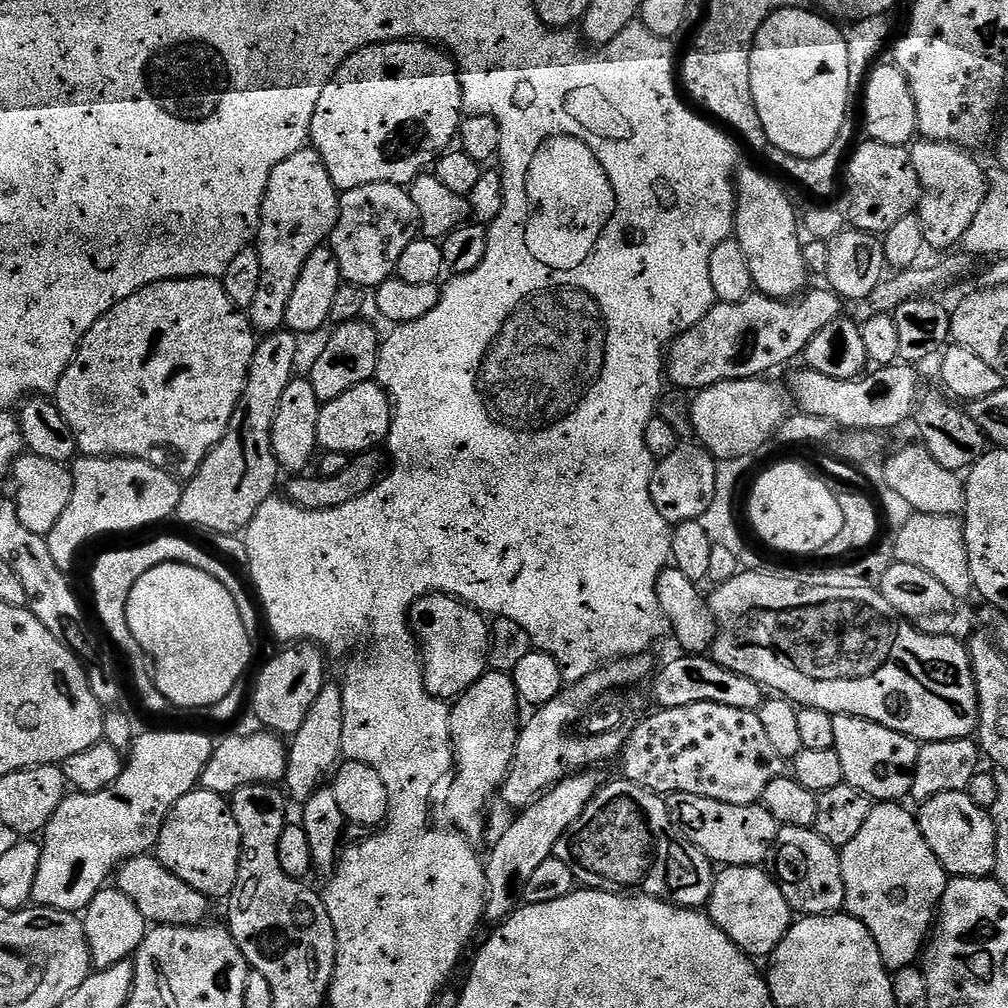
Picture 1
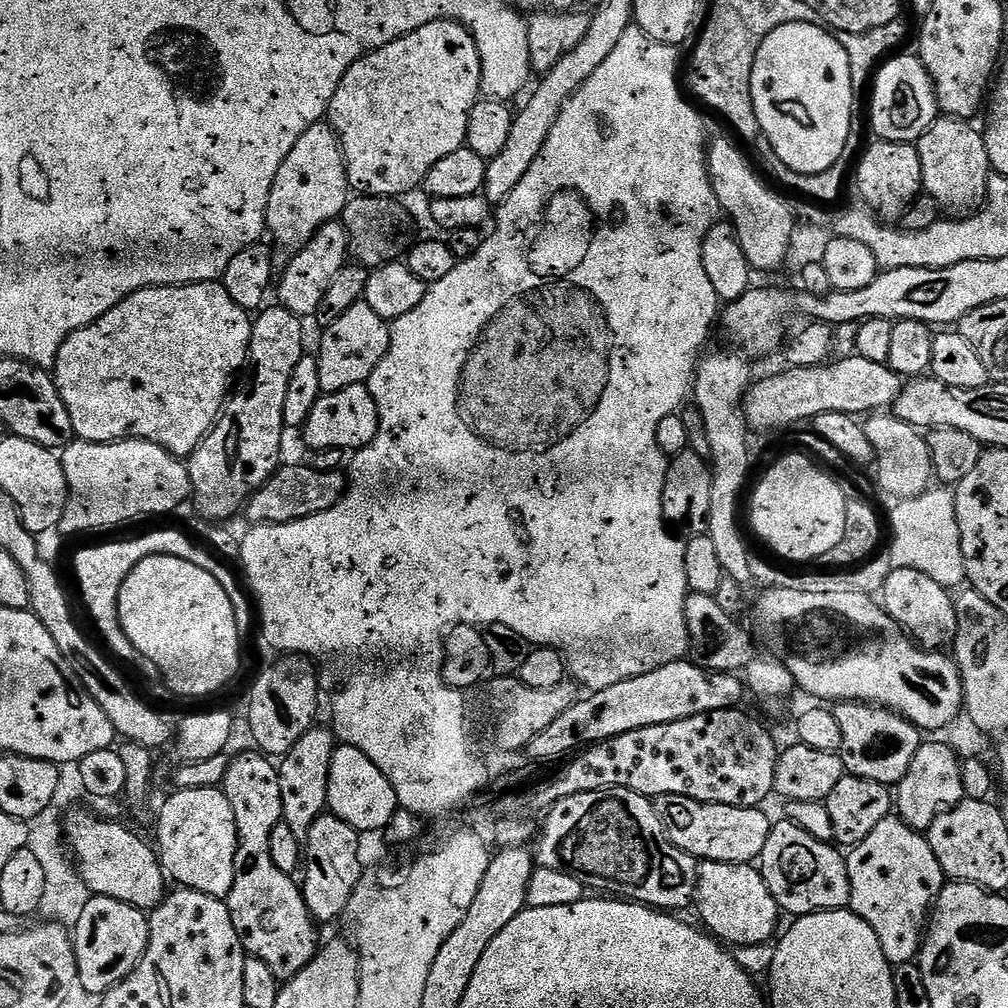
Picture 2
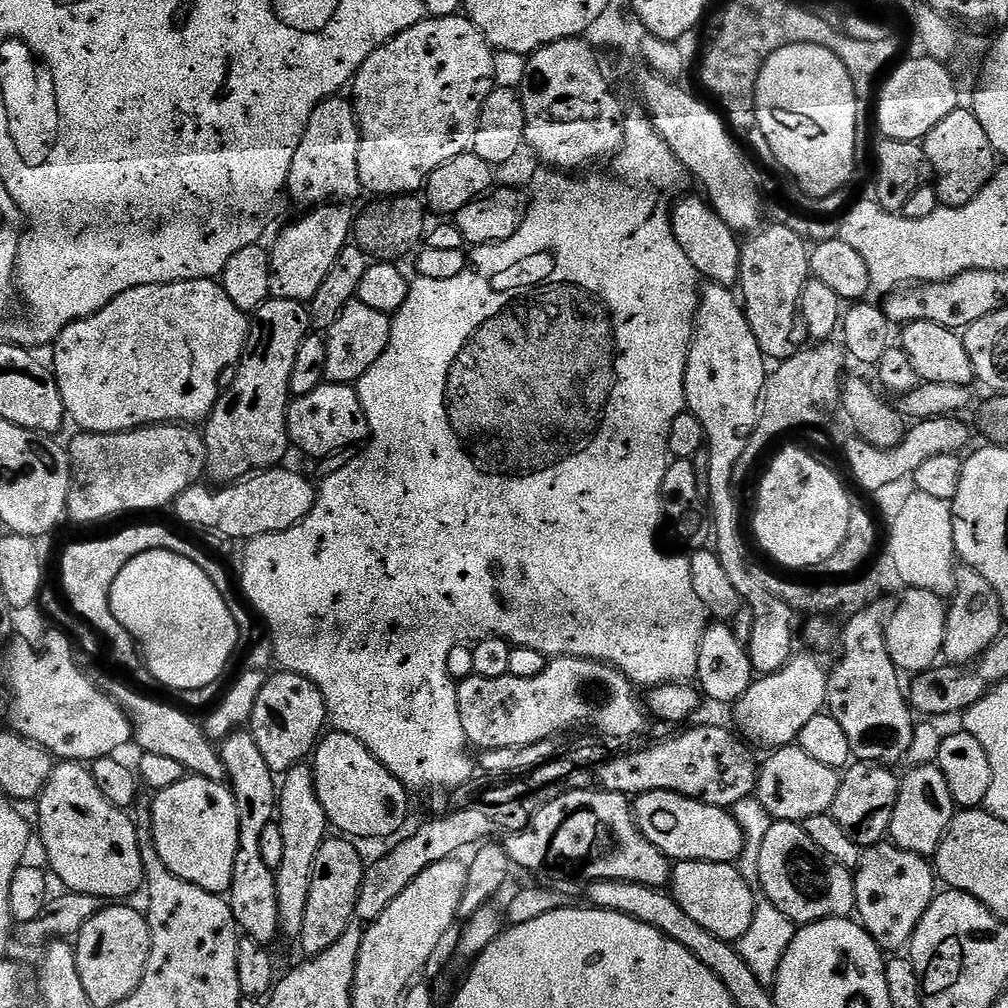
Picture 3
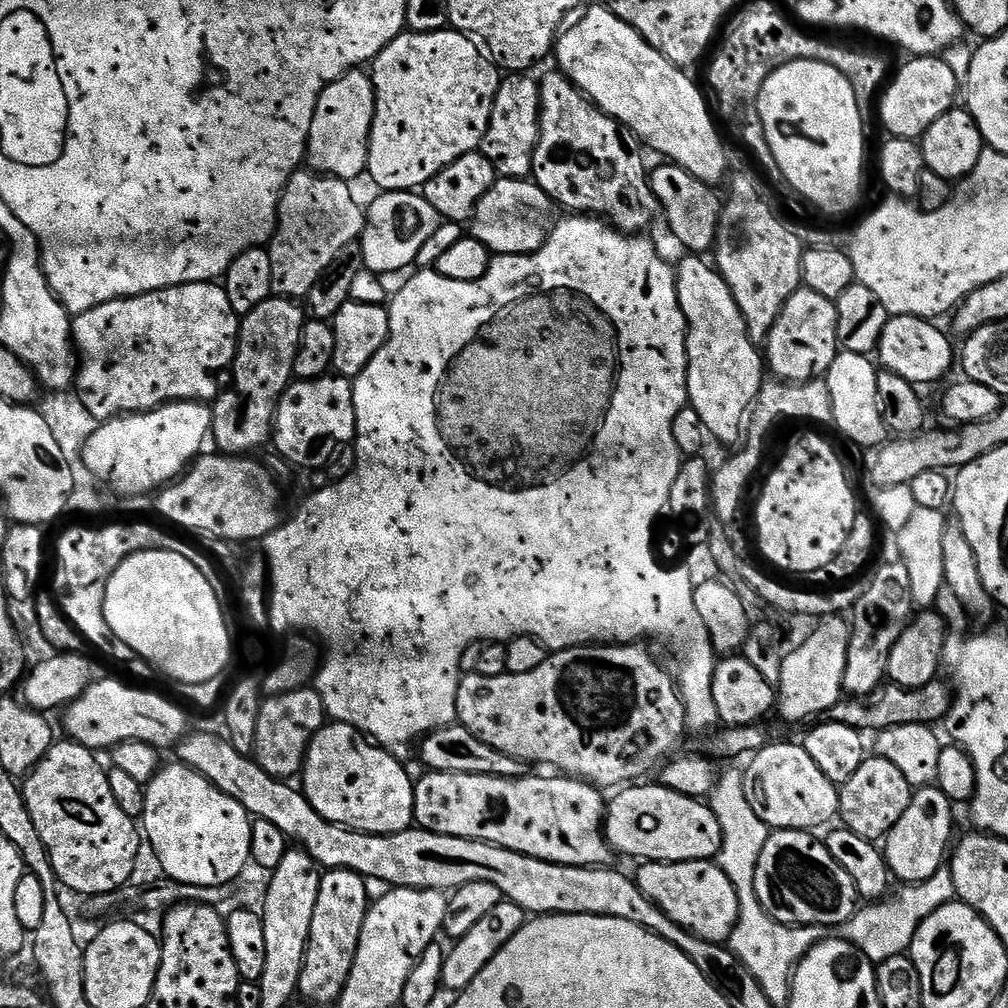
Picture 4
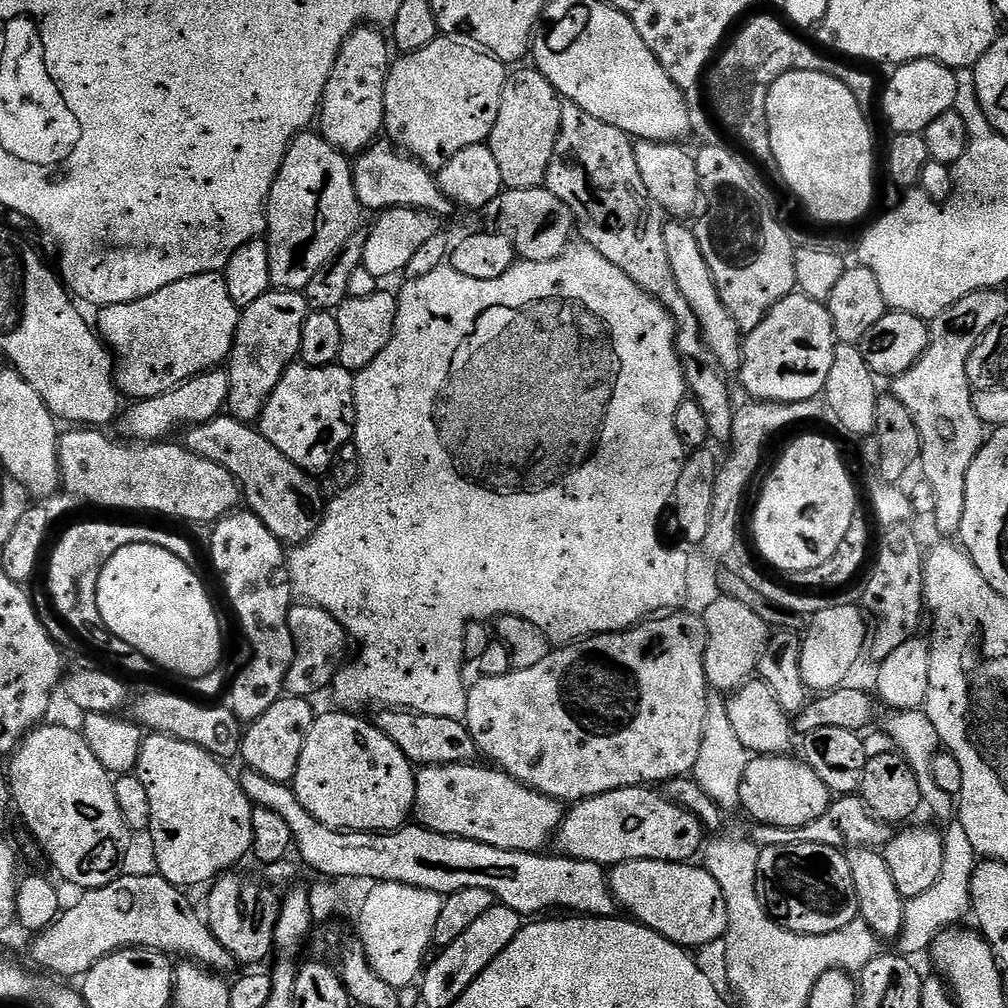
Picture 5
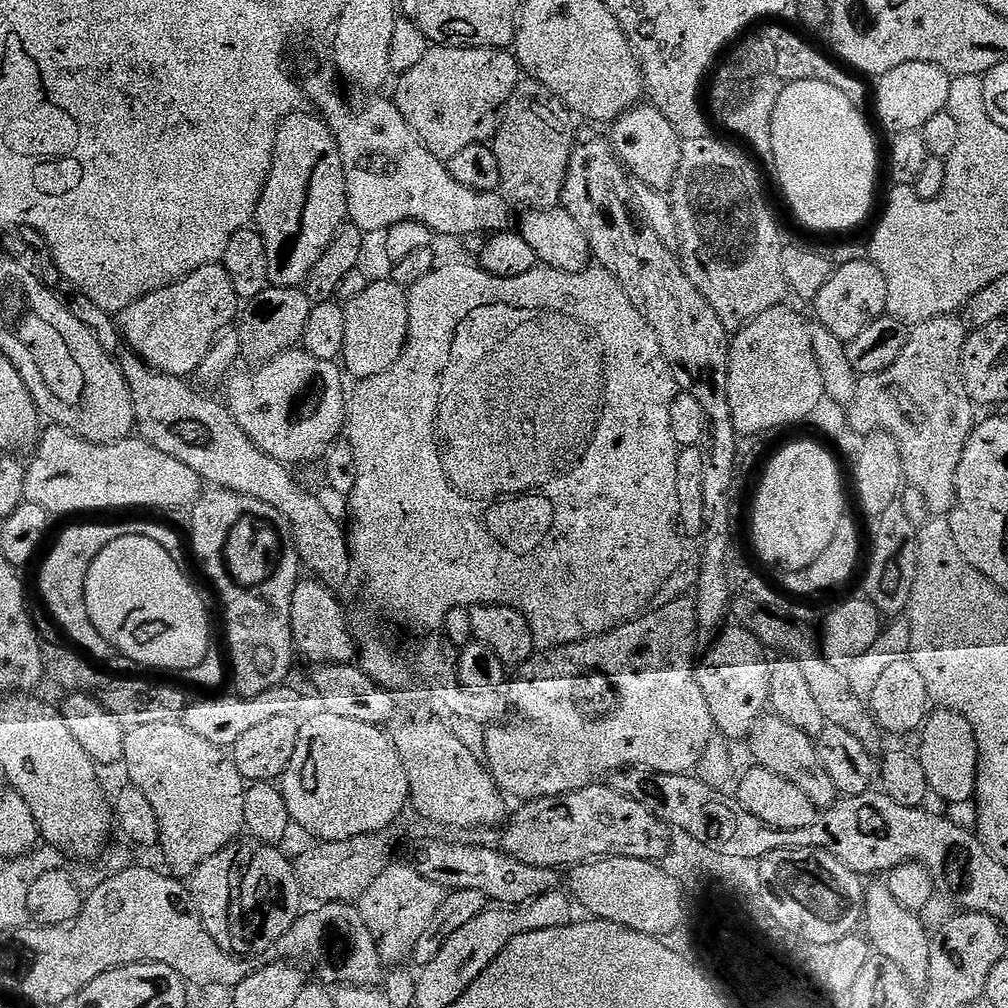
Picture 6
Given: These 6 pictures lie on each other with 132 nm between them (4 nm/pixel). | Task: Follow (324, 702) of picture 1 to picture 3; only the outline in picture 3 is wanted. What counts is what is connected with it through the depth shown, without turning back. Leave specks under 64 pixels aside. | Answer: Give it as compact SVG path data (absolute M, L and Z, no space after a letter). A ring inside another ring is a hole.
M307 763L296 764L283 773L278 784L278 823L282 830L282 866L274 869L280 931L286 937L299 937L302 922L306 918L306 906L310 898L310 882L314 874L314 858L330 832L328 815L322 810L322 802L316 789L316 773Z

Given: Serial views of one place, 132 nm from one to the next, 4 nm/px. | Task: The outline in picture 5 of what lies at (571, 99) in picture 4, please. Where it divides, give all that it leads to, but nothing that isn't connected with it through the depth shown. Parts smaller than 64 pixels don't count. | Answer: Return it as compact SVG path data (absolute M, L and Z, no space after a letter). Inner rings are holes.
M565 103L562 110L562 122L558 142L554 146L554 154L550 158L550 166L546 170L544 184L567 206L578 221L578 236L585 244L589 244L606 262L614 262L622 274L626 274L646 294L650 294L672 315L676 324L676 353L684 371L684 383L691 399L702 406L702 414L706 414L706 426L709 437L713 441L728 442L731 438L731 427L734 423L734 403L728 393L728 384L724 381L725 369L714 358L714 354L706 346L704 335L700 333L700 323L682 290L678 290L678 282L674 282L674 270L670 270L670 261L666 258L666 238L664 226L666 213L663 208L650 198L650 190L646 190L646 182L642 182L642 174L638 170L636 149L633 137L627 136L618 126L603 124L598 118L586 114L576 104Z

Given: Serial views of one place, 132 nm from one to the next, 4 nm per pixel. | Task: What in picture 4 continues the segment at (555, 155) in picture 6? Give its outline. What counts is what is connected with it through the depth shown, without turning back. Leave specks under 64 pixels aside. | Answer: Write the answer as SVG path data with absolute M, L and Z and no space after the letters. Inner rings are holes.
M508 74L498 86L490 126L479 146L494 166L497 177L506 180L523 180L531 177L534 150L540 137L540 85L532 74Z

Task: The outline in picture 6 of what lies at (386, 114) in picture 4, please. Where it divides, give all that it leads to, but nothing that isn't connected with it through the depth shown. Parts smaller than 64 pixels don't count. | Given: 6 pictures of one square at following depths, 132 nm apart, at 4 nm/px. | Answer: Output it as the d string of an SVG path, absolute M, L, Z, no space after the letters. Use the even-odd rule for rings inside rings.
M455 46L429 47L426 58L414 66L414 70L403 73L396 84L394 103L406 118L406 122L420 135L420 140L439 160L448 161L466 150L466 146L483 144L495 137L500 127L500 117L508 105L510 94L522 79L520 61L511 51L502 48L458 48Z

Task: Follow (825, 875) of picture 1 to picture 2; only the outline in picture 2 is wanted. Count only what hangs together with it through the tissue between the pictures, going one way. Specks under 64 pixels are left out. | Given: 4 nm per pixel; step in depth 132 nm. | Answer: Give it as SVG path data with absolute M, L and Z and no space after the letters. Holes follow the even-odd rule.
M781 819L773 823L770 838L766 838L766 846L762 846L758 867L770 894L774 894L776 905L787 915L789 912L789 917L834 912L847 909L851 905L845 853L831 843L806 834L806 830L794 826L788 820Z

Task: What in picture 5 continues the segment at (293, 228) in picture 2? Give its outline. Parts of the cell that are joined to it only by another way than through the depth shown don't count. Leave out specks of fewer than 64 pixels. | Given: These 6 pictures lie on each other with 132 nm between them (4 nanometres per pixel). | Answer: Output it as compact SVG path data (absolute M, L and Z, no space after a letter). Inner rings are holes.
M361 26L352 31L350 38L342 42L342 50L334 62L334 70L330 70L330 82L326 82L326 90L320 95L318 131L326 142L330 142L330 146L345 154L359 154L367 150L379 137L376 135L381 135L384 127L384 91L390 67L390 44L385 33L383 36L380 32L383 31L372 26Z

